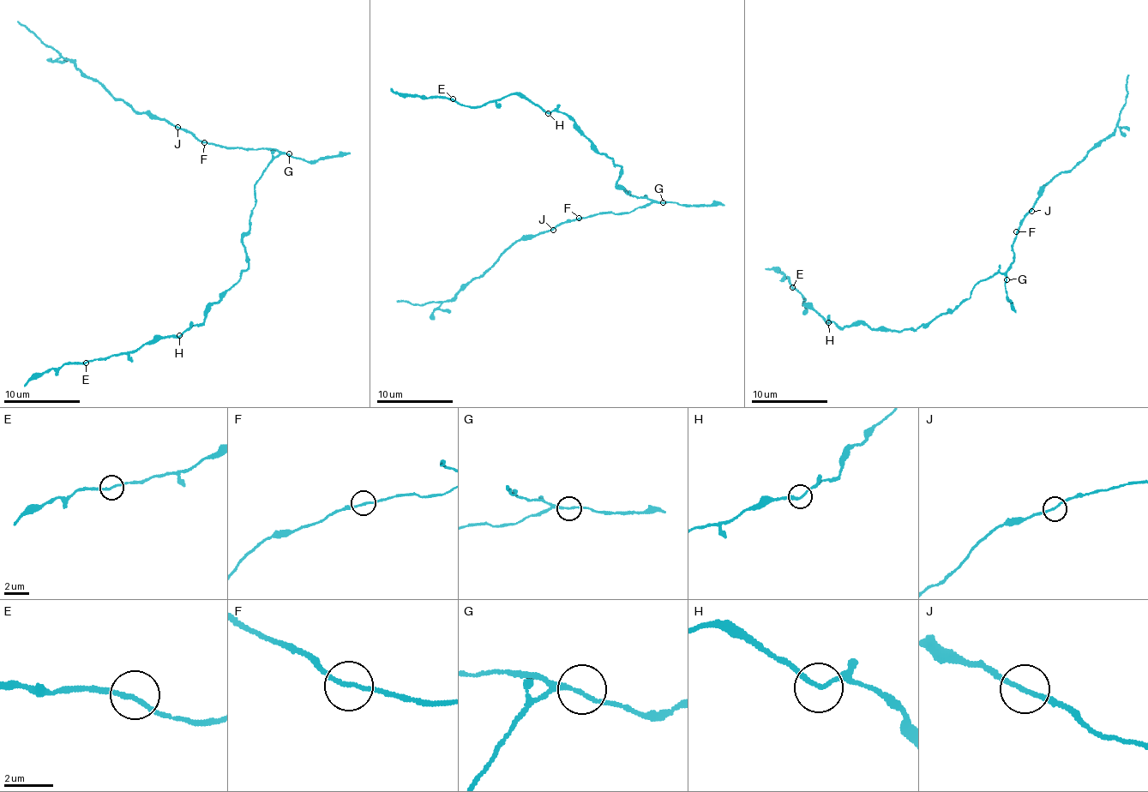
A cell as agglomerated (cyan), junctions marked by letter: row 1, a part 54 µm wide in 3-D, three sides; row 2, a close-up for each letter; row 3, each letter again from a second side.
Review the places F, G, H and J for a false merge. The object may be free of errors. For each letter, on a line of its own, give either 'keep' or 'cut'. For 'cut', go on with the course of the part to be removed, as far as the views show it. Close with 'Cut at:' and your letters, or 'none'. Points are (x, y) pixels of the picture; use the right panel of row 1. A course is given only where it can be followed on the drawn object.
F: keep
G: keep
H: keep
J: keep
Cut at: none

